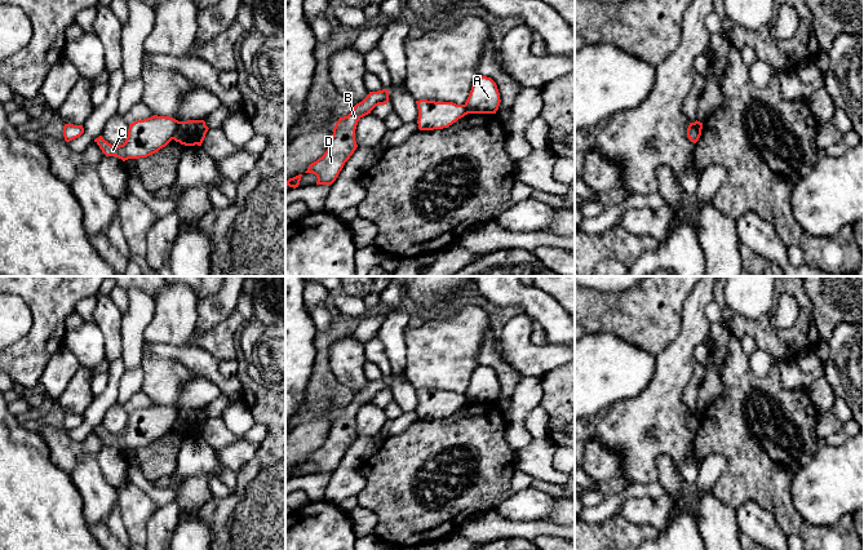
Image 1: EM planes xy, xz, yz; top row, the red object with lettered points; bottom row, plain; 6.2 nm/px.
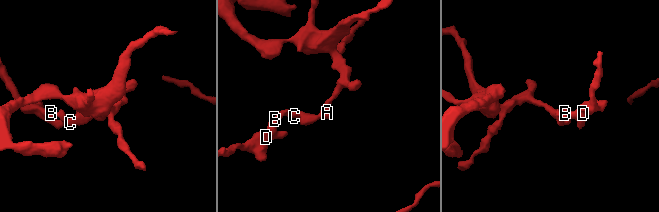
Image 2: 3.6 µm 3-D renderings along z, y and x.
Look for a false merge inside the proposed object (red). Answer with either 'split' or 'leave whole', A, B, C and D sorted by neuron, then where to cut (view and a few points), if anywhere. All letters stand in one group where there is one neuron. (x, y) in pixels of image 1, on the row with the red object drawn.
split; groups A / B C D; cut xy (178, 122), (172, 138)

